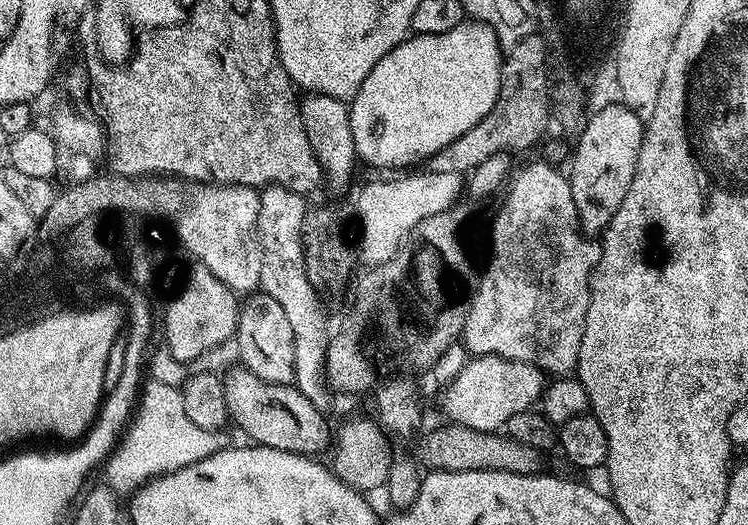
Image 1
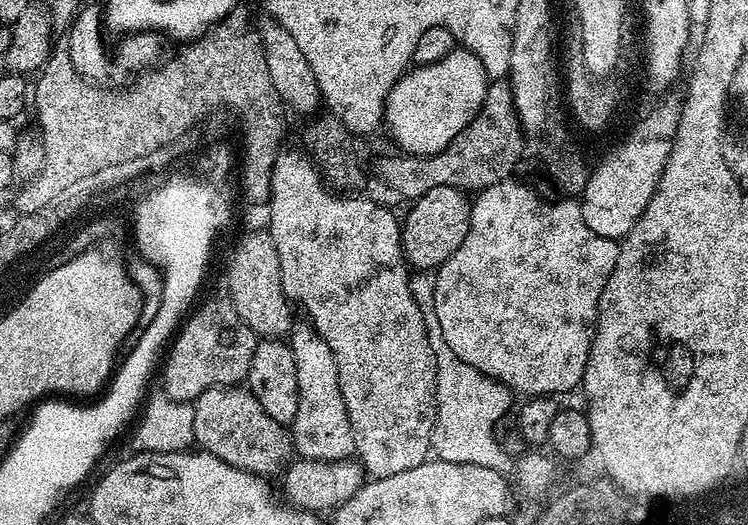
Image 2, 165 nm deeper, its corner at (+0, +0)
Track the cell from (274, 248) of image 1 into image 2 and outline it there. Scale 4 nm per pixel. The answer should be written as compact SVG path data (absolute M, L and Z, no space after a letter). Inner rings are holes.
M307 322L293 323L290 343L298 390L298 414L290 426L295 451L306 460L349 459L356 451L356 443L338 382L338 362L334 362L334 353Z

